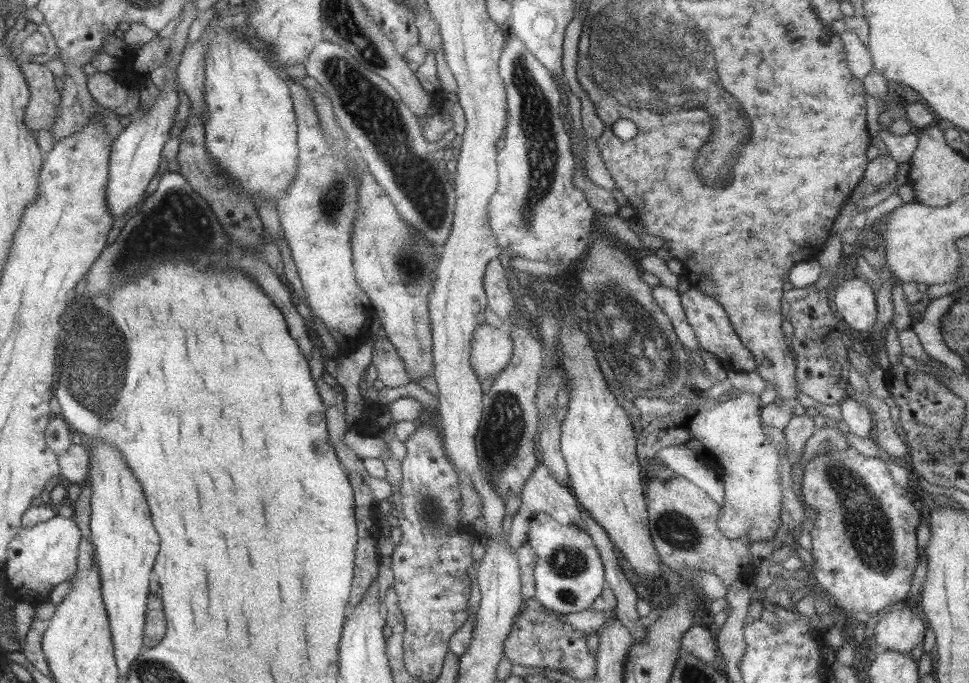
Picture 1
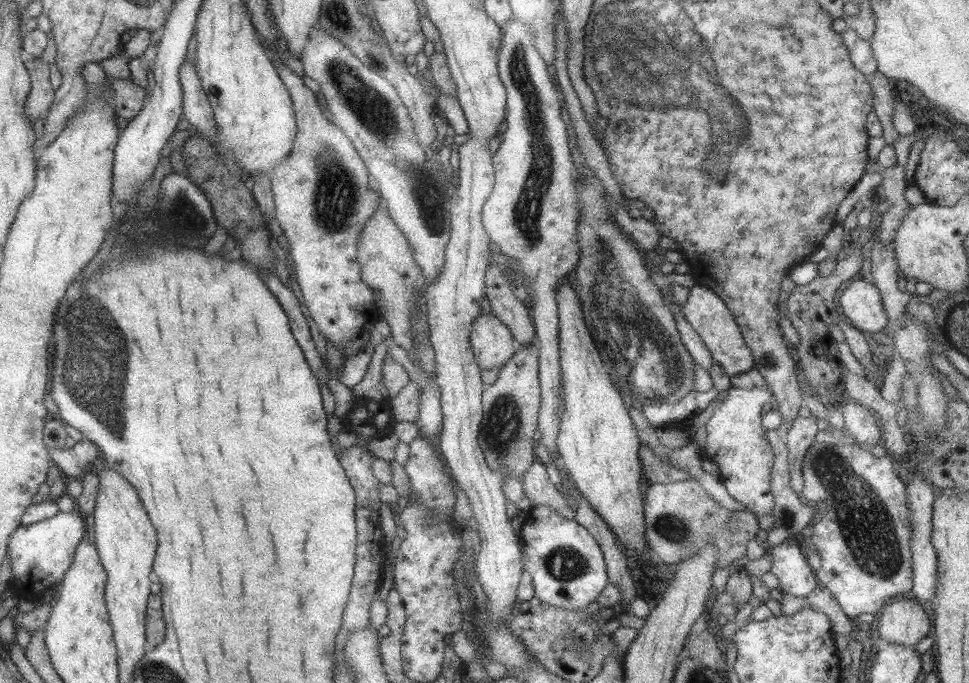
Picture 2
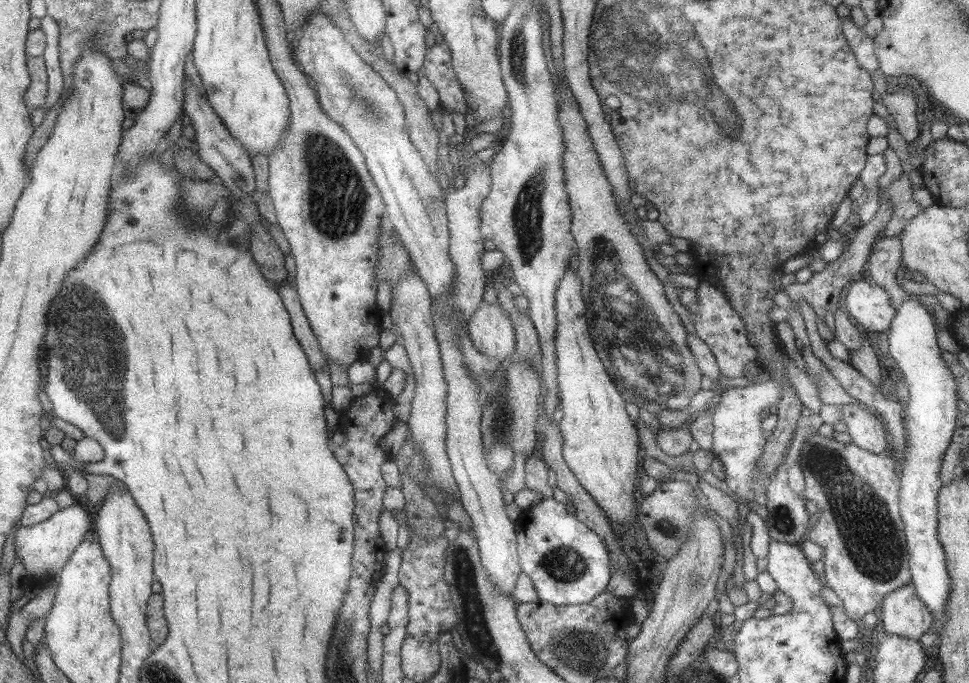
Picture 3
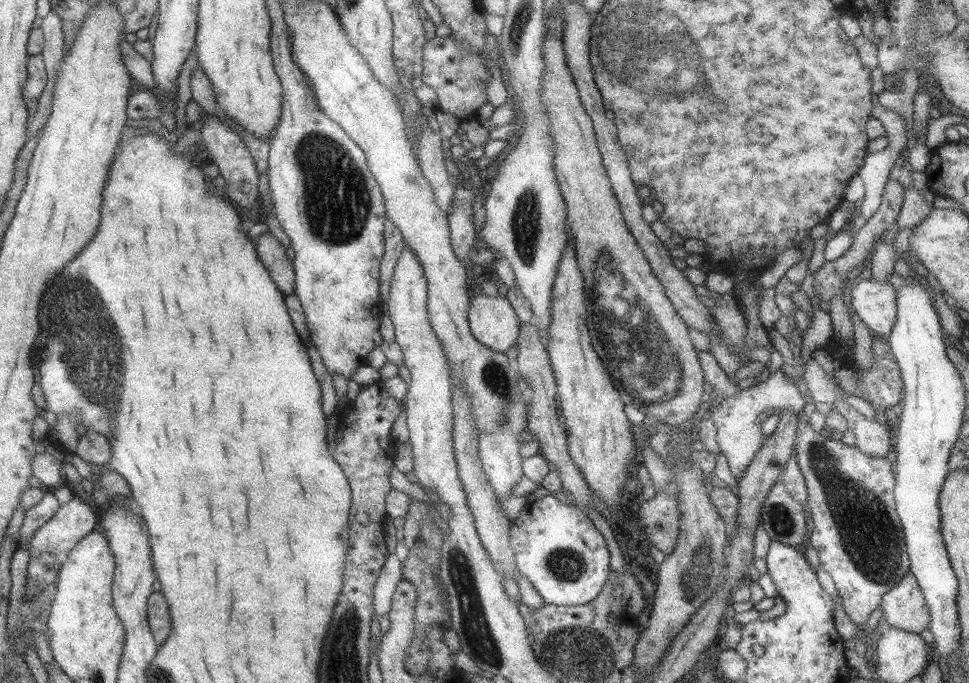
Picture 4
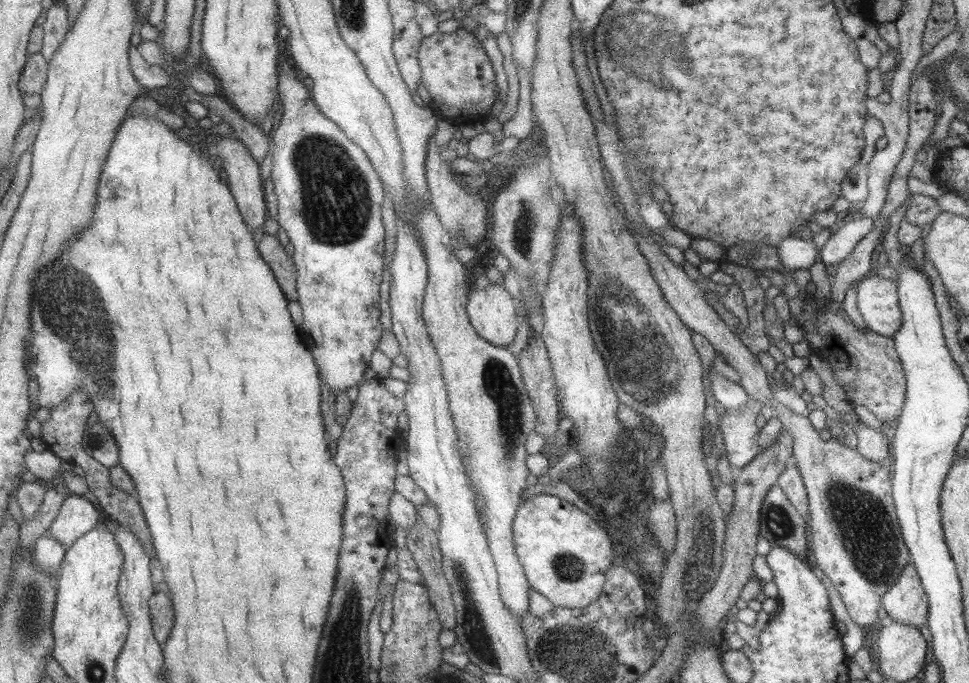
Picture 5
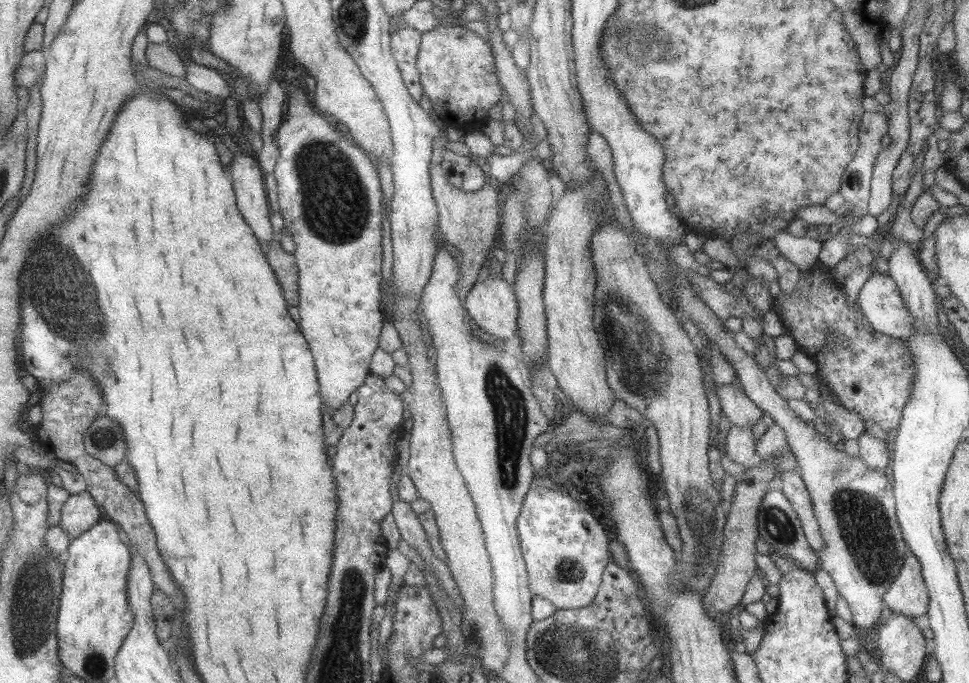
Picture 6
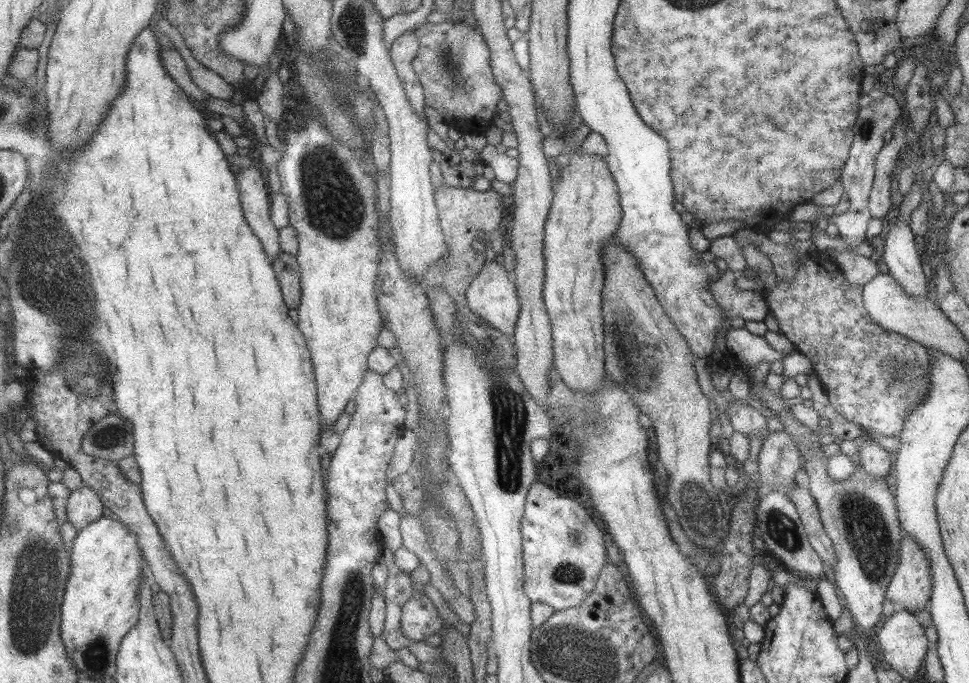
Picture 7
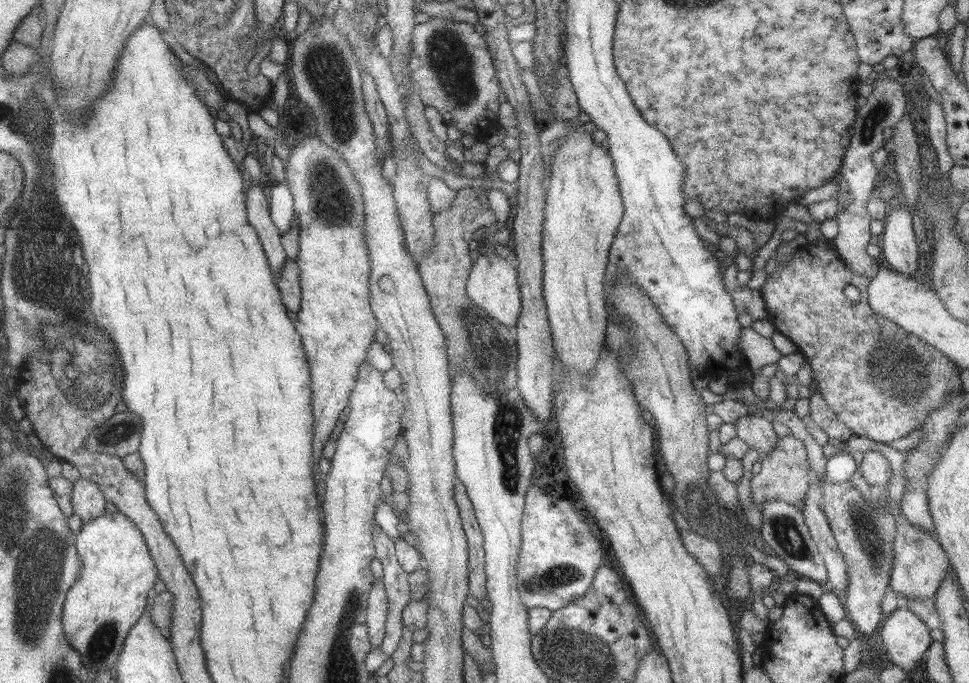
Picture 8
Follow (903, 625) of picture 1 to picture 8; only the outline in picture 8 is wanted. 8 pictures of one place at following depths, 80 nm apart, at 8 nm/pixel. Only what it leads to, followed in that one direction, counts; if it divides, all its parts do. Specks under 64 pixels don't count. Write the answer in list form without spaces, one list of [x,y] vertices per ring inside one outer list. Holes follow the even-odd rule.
[[[897,514],[894,518],[896,520],[895,539],[893,539],[894,557],[888,585],[899,599],[901,596],[906,596],[907,599],[927,601],[934,596],[950,562],[934,535],[911,526],[904,518]]]

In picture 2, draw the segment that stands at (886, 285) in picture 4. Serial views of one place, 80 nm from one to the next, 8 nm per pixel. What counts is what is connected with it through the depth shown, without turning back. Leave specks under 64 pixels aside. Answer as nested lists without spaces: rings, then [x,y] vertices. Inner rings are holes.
[[[851,279],[841,290],[839,306],[845,320],[857,330],[877,333],[886,326],[881,297],[873,282]]]

